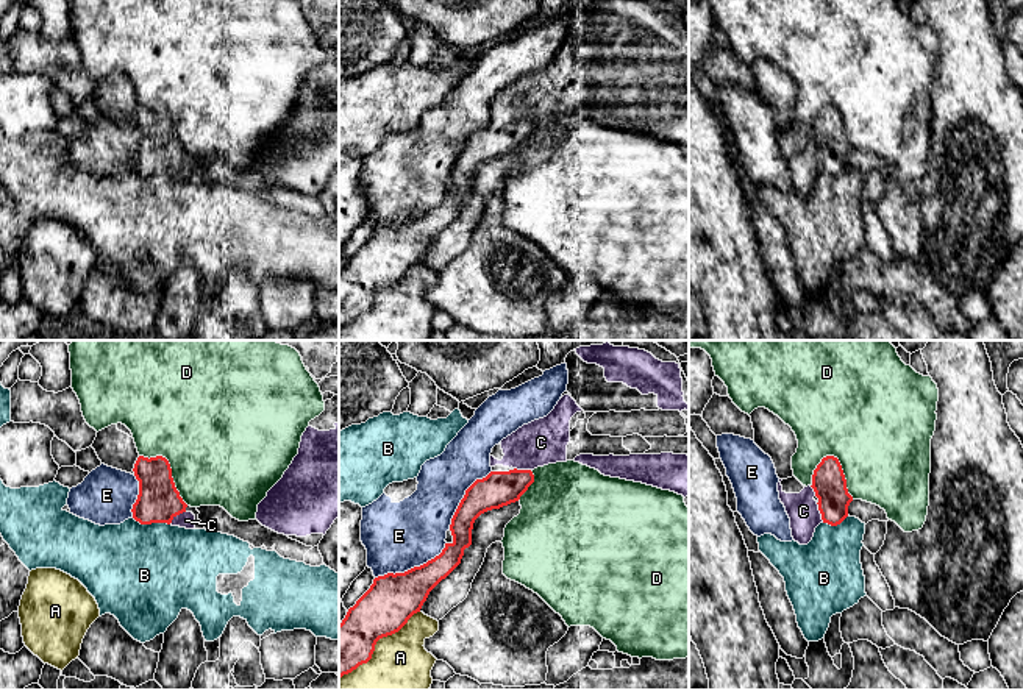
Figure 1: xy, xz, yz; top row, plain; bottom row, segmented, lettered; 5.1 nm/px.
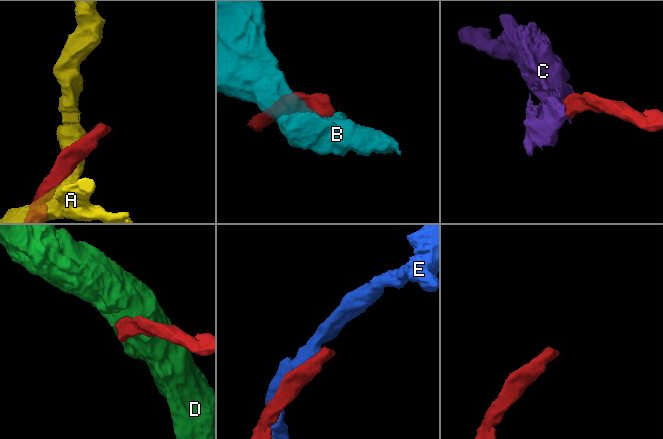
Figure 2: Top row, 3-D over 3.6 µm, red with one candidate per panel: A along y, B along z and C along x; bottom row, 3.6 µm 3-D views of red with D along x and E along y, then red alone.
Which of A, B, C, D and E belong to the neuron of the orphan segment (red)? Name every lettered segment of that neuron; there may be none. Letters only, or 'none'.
C

